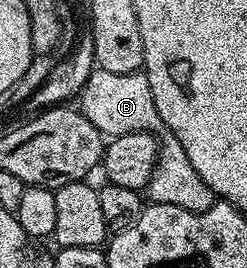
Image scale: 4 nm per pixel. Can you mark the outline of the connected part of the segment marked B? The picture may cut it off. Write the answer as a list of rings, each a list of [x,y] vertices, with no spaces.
[[[94,68],[80,92],[79,109],[87,120],[91,120],[91,124],[95,124],[95,128],[101,130],[102,135],[116,136],[131,132],[157,135],[157,167],[147,187],[148,197],[150,194],[153,202],[175,204],[191,212],[207,212],[207,208],[213,206],[215,195],[212,188],[203,182],[199,172],[195,172],[191,160],[187,160],[187,152],[183,152],[183,144],[179,144],[179,140],[163,124],[159,108],[155,108],[155,96],[151,96],[151,84],[144,72],[124,74]]]

